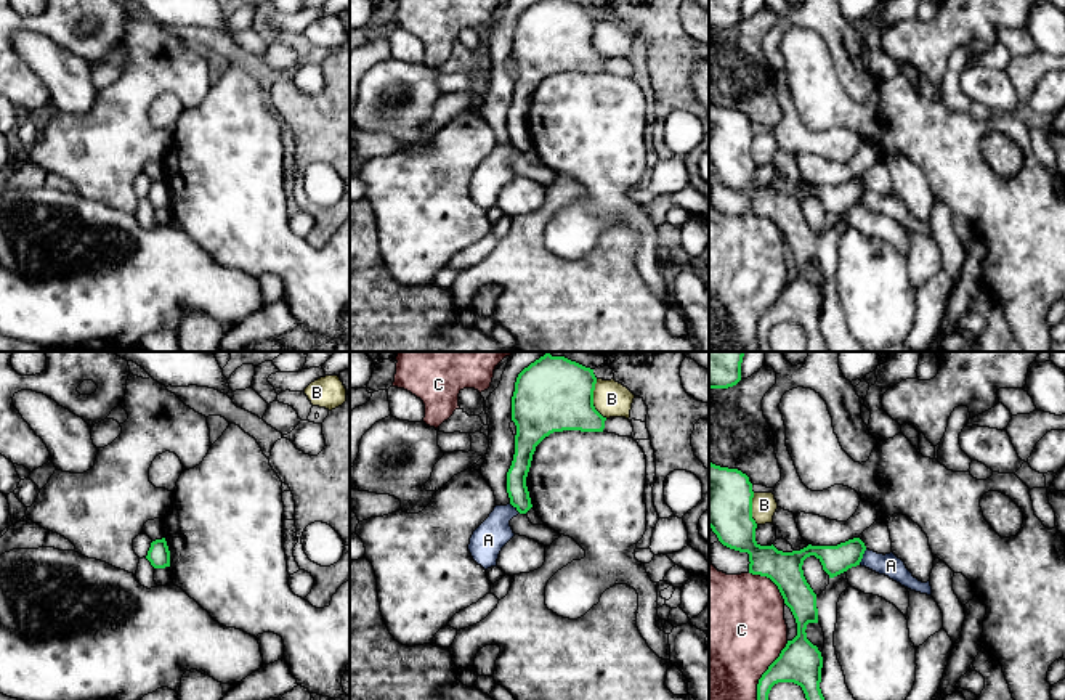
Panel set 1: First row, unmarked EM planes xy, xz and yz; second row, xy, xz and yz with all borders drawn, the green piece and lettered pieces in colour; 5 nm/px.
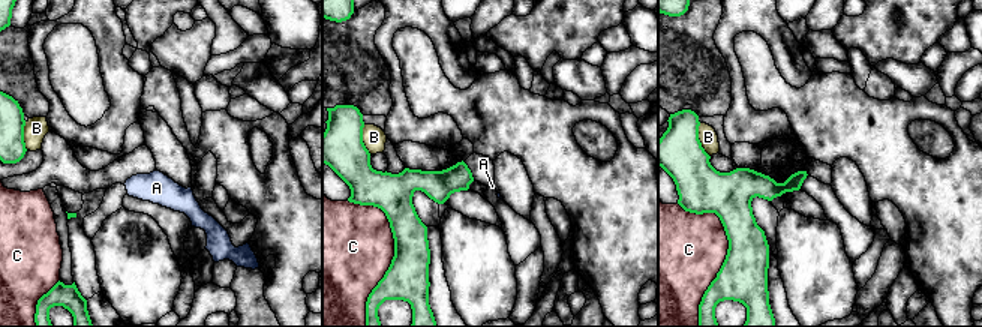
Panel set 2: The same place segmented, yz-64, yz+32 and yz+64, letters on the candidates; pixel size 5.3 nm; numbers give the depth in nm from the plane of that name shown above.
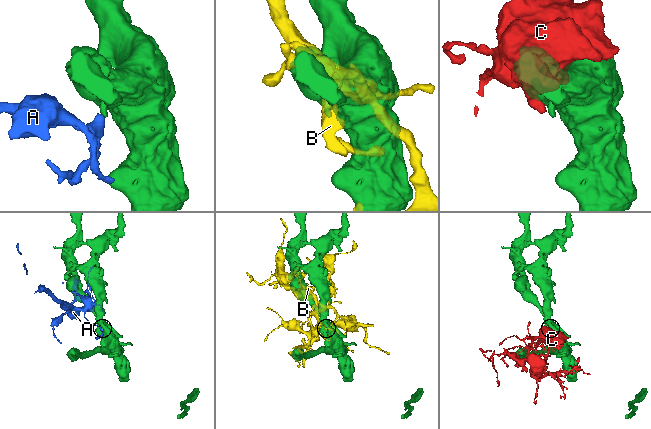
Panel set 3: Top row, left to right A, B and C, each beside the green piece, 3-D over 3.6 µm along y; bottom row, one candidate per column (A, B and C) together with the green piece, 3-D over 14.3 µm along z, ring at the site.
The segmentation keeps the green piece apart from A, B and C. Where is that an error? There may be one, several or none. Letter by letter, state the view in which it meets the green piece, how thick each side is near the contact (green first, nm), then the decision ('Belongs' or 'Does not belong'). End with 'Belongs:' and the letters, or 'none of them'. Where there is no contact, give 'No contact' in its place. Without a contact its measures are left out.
A: Touches green in yz. Thickness 140 nm (green) against 110 nm. Does not belong
B: Touches green in xz. Thickness 380 nm (green) against 180 nm. Does not belong
C: Touches green in yz. Thickness 220 nm (green) against 500 nm. Does not belong
Belongs: none of them

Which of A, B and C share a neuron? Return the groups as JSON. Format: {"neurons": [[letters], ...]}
{"neurons": [["A"], ["B"], ["C"]]}

